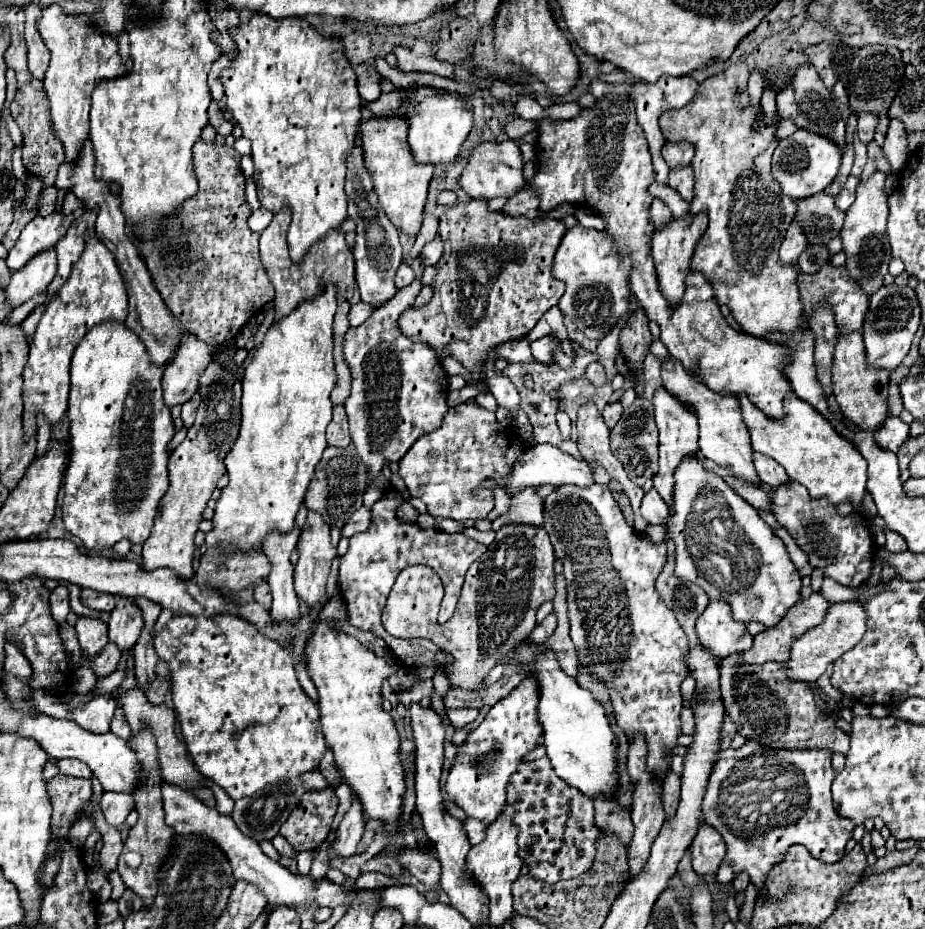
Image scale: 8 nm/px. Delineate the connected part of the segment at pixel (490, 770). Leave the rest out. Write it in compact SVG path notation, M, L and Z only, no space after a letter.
M522 680L520 686L516 686L506 698L498 700L488 710L482 724L472 730L466 742L458 748L446 780L446 792L450 802L460 806L468 818L486 822L486 826L498 818L506 802L506 786L510 776L518 772L524 756L538 746L538 738L542 736L538 718L534 718L536 708L538 690L534 690L534 682Z

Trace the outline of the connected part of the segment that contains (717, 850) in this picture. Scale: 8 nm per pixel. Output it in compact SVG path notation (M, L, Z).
M708 824L698 828L698 834L692 840L692 868L700 876L716 874L726 854L726 844L722 836Z

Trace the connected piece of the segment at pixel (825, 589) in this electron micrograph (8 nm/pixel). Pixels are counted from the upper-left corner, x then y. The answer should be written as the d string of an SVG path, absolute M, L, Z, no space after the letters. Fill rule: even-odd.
M824 578L824 582L822 582L822 594L826 596L828 602L836 604L836 602L846 602L846 600L856 600L862 594L862 590L844 588L838 582L834 582L832 578Z

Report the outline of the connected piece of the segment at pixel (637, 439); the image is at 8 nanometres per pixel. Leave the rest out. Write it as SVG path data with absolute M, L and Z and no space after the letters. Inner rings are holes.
M636 398L634 404L624 410L618 424L610 430L610 448L636 486L644 486L644 482L658 472L658 430L654 426L654 408L650 400Z

